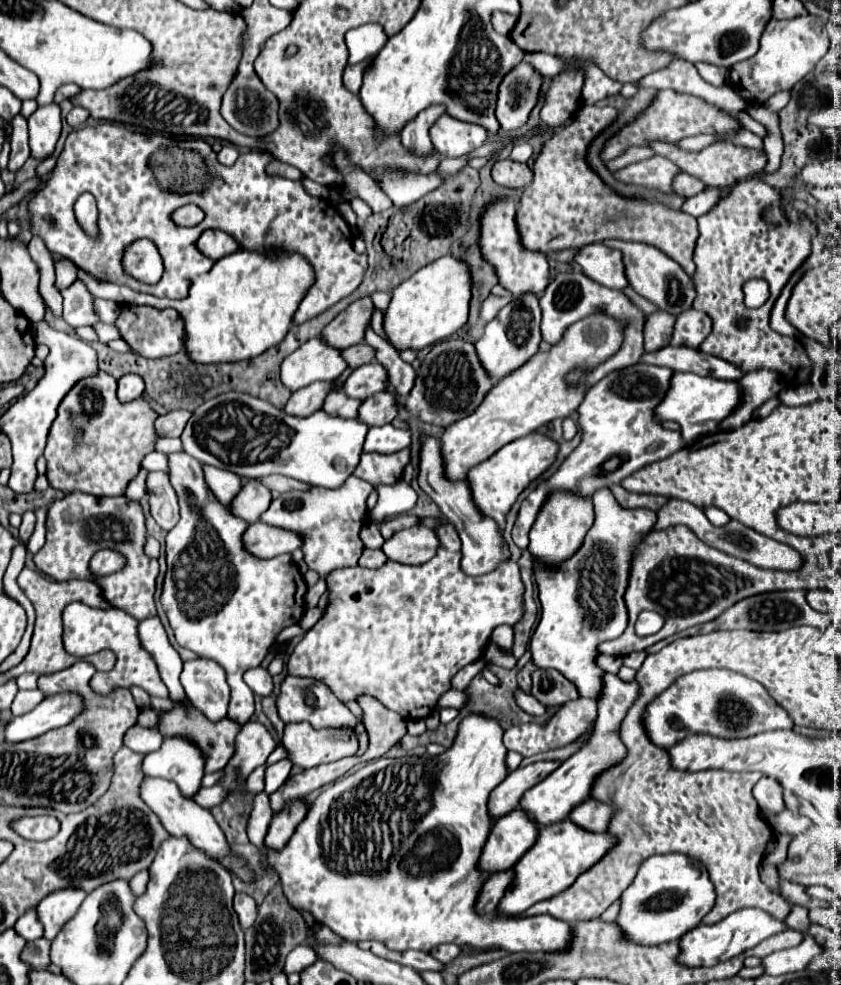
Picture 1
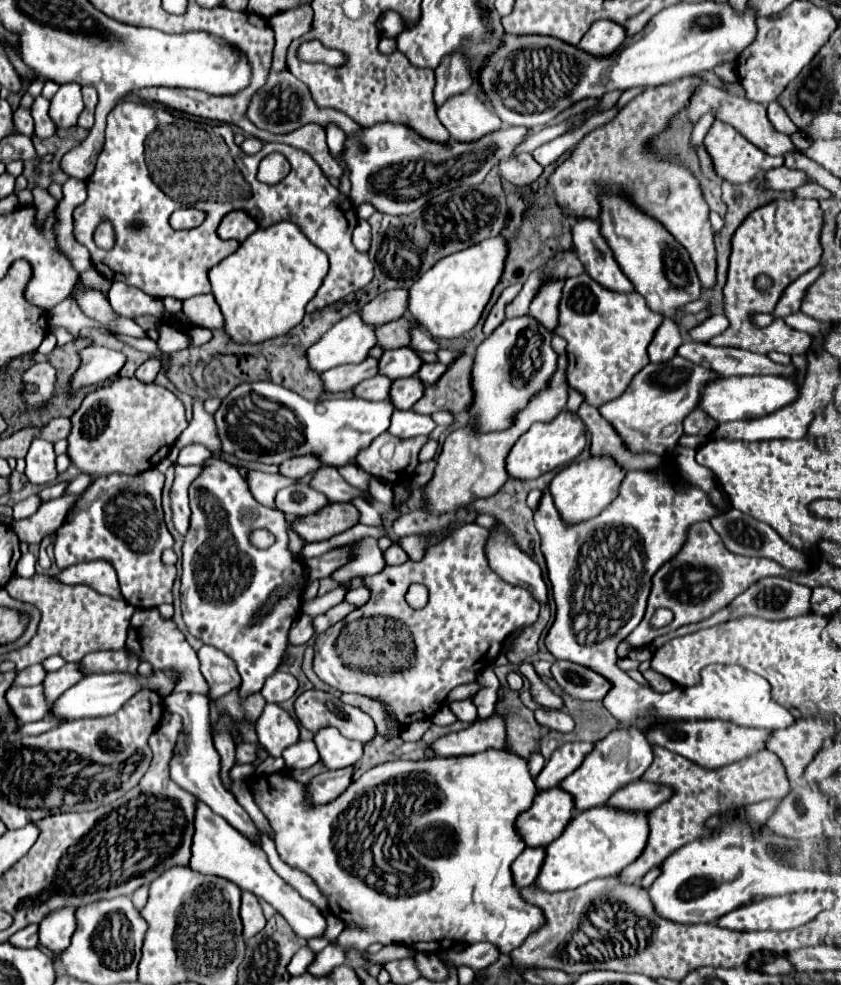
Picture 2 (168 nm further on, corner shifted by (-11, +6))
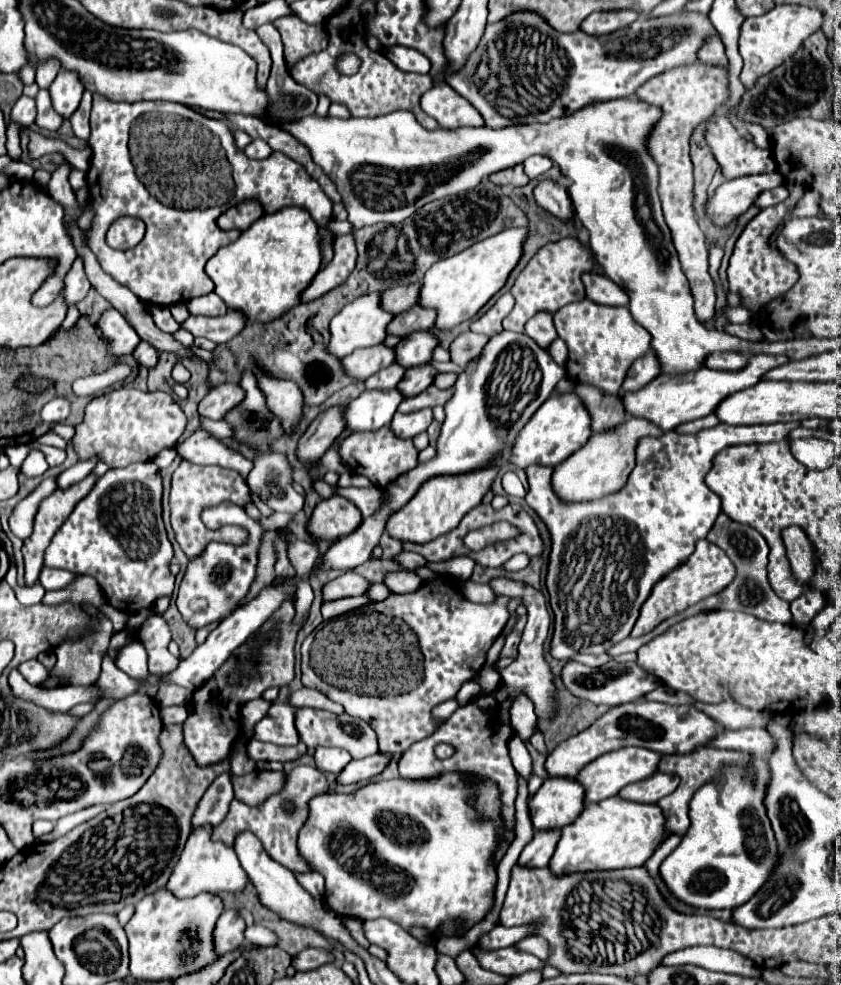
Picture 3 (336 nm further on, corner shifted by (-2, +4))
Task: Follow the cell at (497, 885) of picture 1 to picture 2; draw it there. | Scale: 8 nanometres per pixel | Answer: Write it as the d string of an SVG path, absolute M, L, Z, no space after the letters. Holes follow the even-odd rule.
M526 848L512 864L512 878L516 888L532 884L540 872L544 860L544 848Z

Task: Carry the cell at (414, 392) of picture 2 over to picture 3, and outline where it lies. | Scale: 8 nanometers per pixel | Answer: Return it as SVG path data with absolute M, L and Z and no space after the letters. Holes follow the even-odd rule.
M429 362L425 366L409 368L405 372L405 378L399 382L397 388L403 392L403 396L415 396L415 394L427 390L433 384L433 380L435 380L437 374L439 372Z

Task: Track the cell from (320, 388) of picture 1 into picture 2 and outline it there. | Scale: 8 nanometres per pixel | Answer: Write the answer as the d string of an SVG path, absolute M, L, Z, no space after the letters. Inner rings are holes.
M366 358L360 364L346 364L346 366L330 368L324 374L320 374L322 380L324 380L324 392L352 390L362 380L368 380L368 378L376 376L376 370L378 370L376 366L378 366L378 360Z

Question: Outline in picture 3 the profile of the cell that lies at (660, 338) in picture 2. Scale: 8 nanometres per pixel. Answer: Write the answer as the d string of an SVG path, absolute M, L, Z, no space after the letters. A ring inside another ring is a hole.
M649 352L647 356L643 356L631 364L621 390L623 392L641 390L645 386L645 382L651 382L651 378L655 378L655 376L659 376L659 362L657 362L655 354Z

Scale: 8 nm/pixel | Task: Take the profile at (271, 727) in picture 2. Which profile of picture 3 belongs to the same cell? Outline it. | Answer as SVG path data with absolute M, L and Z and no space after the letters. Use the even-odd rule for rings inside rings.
M273 702L269 714L255 726L253 738L279 746L295 746L299 742L299 732L295 728L295 712L297 710L289 704Z

